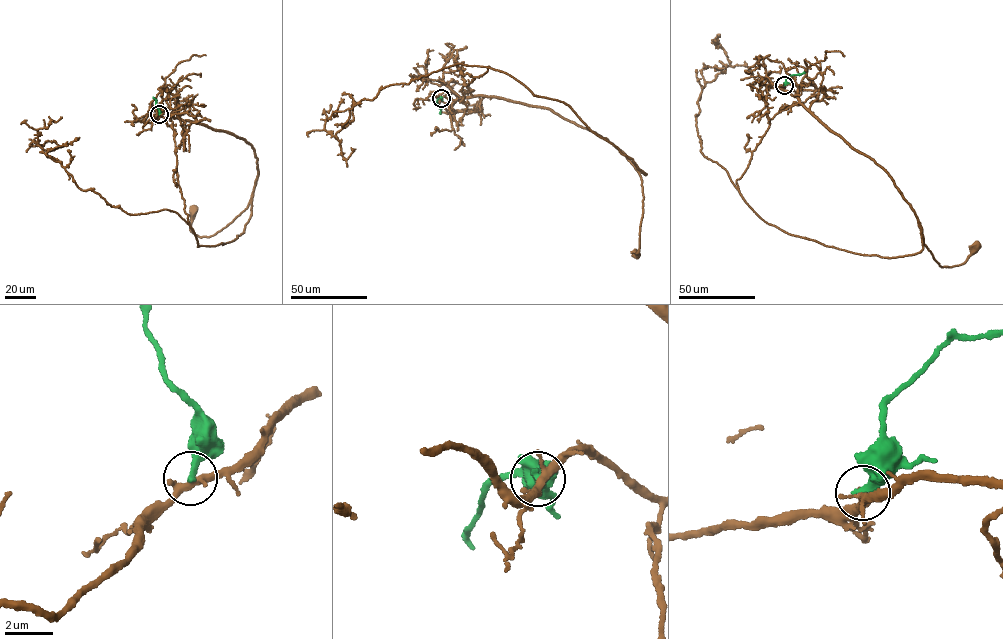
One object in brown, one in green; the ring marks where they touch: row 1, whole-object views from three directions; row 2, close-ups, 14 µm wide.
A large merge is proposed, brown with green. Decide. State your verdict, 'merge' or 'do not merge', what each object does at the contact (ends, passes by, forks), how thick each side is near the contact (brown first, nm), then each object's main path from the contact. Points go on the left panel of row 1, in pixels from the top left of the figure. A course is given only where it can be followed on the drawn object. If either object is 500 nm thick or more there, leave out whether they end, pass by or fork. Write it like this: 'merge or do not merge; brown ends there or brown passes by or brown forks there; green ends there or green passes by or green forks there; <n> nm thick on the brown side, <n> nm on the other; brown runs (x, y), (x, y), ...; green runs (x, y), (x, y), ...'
do not merge; brown forks there; green ends there; 280 nm thick on the brown side, 320 nm on the other; brown runs (159, 114), (171, 109), (254, 149), (258, 172), (245, 210), (201, 237), (190, 229), (193, 209); green runs (159, 114), (153, 97)

